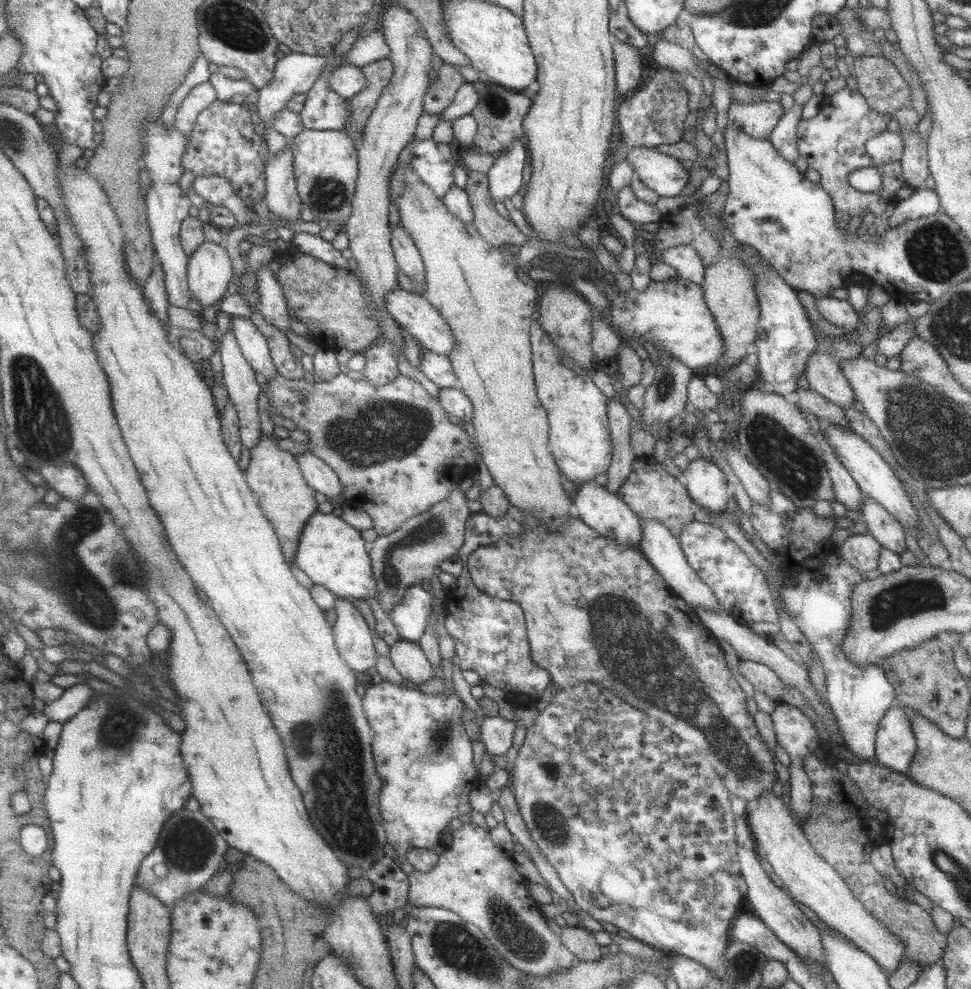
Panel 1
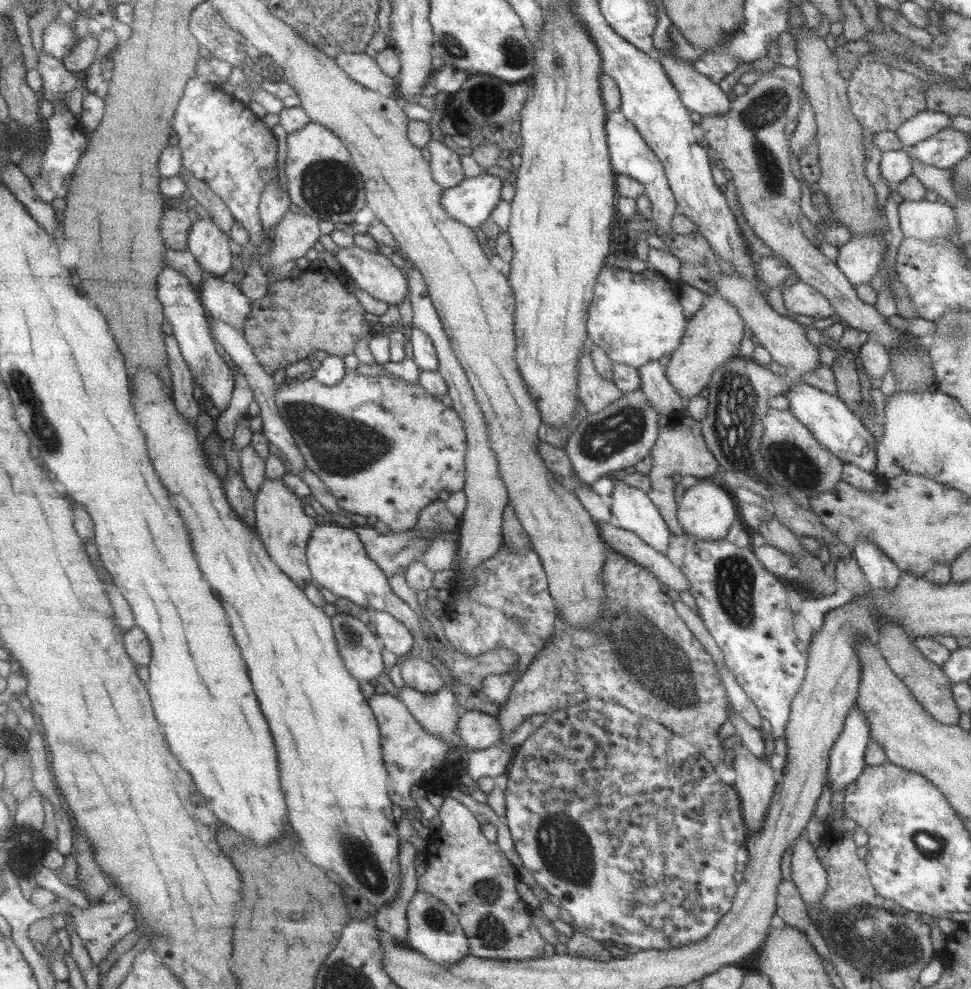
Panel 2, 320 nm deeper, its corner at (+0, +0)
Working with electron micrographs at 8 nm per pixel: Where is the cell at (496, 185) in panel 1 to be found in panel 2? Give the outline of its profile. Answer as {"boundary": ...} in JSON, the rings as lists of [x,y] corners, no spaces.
{"boundary":[[[483,172],[474,178],[464,178],[453,188],[443,189],[439,204],[449,218],[475,228],[489,217],[501,200],[499,192],[503,184],[499,178]]]}

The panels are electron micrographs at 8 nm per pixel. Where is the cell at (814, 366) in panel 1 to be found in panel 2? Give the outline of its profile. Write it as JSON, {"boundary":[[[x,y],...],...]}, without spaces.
{"boundary":[[[719,273],[714,276],[714,287],[718,296],[724,298],[725,302],[729,302],[738,310],[741,321],[752,332],[755,344],[767,350],[775,366],[784,366],[787,374],[798,377],[813,370],[819,364],[818,347],[809,343],[803,332],[804,326],[773,311],[765,300],[765,296],[756,291],[756,288],[746,280],[739,278],[737,274],[729,276]]]}

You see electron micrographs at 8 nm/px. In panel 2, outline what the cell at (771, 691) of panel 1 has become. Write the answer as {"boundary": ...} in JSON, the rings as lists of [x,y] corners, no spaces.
{"boundary":[[[693,537],[682,542],[685,556],[680,570],[689,583],[688,594],[695,601],[696,613],[721,650],[722,664],[732,674],[744,695],[757,707],[761,718],[769,721],[772,736],[783,737],[790,702],[803,680],[808,656],[807,648],[794,631],[794,612],[787,600],[786,581],[781,581],[765,570],[755,559],[751,546],[737,548],[724,539],[703,541]]]}

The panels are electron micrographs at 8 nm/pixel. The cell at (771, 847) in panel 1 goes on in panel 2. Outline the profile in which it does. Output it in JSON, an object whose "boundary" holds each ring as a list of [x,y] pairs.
{"boundary":[[[742,743],[735,744],[732,753],[732,769],[736,775],[731,785],[739,798],[742,819],[749,833],[761,826],[775,790],[775,771],[766,760],[751,754]]]}

